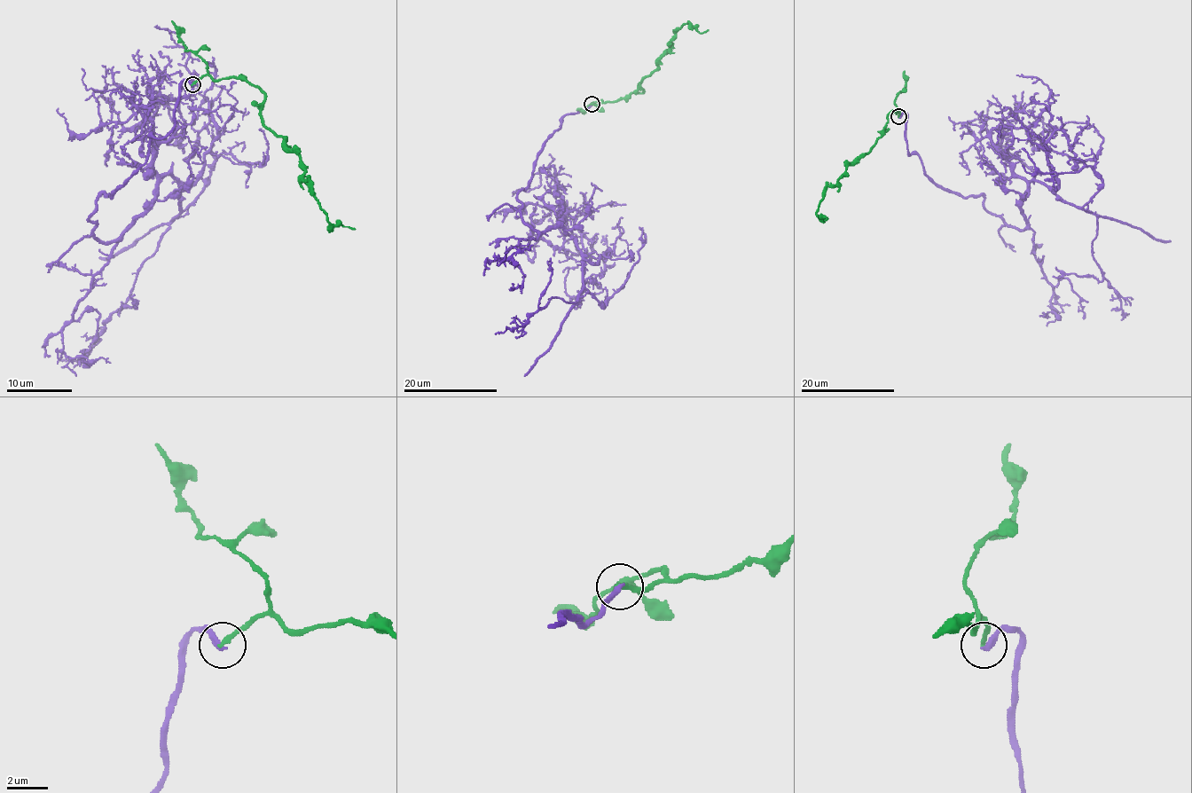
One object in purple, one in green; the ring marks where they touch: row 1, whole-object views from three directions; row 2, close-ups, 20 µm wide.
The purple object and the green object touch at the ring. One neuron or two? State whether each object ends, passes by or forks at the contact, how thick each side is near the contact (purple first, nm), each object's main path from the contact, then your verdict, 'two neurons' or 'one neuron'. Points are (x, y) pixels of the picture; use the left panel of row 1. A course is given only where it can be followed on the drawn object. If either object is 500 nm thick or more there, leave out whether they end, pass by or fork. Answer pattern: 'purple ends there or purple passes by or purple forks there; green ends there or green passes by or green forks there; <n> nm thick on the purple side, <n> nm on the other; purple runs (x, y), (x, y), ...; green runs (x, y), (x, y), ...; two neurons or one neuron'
purple ends there; green ends there; 280 nm thick on the purple side, 220 nm on the other; purple runs (192, 85), (98, 199), (101, 241), (148, 208), (158, 97), (177, 101), (181, 145), (152, 103); green runs (192, 85), (205, 75), (241, 76), (261, 91), (261, 121), (300, 157), (303, 179), (325, 218), (356, 229); two neurons

